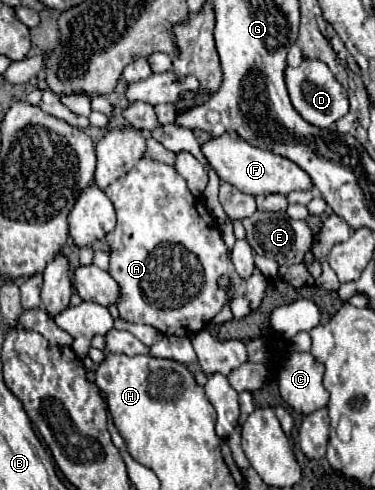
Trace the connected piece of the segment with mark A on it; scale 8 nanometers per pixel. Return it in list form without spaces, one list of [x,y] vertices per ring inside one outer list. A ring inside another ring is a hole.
[[[142,158],[124,178],[118,178],[114,184],[108,186],[108,198],[116,208],[118,224],[116,230],[110,232],[104,240],[112,248],[110,276],[120,286],[120,298],[116,306],[124,320],[132,324],[148,324],[162,334],[182,336],[188,332],[198,332],[206,328],[208,322],[212,322],[212,318],[228,300],[228,292],[218,288],[216,284],[216,280],[224,274],[232,278],[232,294],[246,294],[254,310],[260,306],[266,290],[266,278],[262,274],[254,274],[252,278],[242,280],[234,272],[222,234],[216,228],[204,200],[192,196],[186,180],[182,180],[172,166]]]

